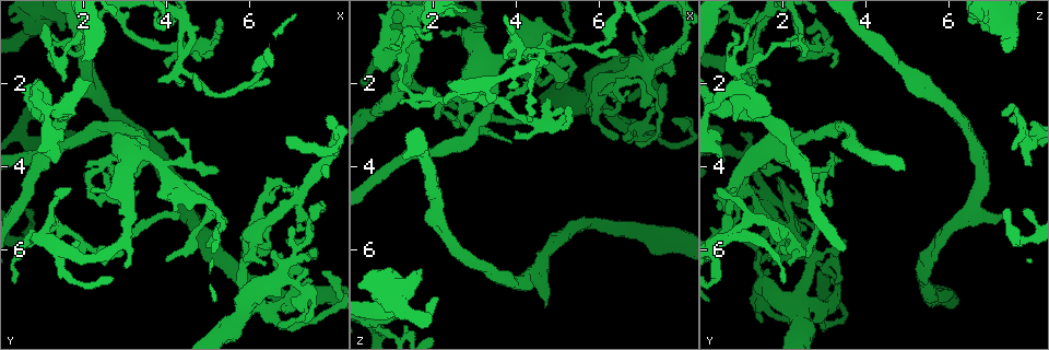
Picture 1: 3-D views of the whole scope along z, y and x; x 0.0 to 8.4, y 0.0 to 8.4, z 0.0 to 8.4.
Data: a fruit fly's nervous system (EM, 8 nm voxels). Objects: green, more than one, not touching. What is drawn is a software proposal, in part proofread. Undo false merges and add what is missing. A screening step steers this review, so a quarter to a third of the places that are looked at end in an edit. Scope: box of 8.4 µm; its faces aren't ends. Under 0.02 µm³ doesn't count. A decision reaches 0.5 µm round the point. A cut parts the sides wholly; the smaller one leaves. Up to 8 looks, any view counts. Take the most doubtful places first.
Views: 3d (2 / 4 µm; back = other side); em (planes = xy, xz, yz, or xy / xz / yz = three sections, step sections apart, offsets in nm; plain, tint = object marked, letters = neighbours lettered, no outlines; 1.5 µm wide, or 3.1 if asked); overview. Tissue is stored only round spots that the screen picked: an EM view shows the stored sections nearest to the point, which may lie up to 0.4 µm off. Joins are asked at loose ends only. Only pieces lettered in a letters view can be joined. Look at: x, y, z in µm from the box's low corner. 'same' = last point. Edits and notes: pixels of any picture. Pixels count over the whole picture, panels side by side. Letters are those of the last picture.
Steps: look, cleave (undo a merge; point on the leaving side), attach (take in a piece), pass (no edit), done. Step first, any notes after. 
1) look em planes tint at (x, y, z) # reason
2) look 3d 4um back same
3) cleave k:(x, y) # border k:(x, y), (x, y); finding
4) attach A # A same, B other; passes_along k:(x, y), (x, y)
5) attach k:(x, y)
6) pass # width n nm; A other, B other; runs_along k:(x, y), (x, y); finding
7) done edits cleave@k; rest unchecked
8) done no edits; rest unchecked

look em planes tint at (6.10, 5.55, 2.10)

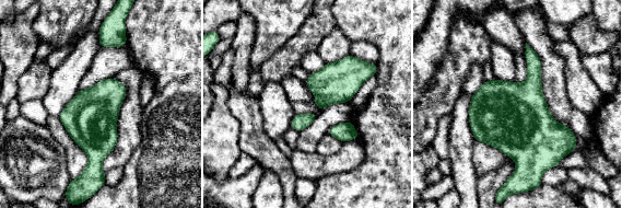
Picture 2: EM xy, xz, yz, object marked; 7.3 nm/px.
look em planes letters same

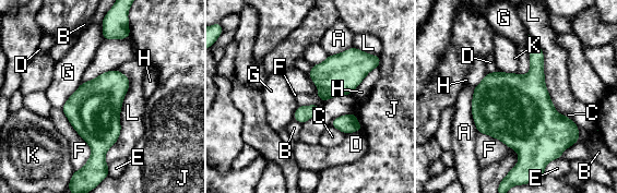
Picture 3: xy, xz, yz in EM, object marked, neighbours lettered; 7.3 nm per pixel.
pass # width 380 nm; A other, B other, C other, D other, E other, F other, G other, H other, J other, K other, L other; border 3:(61, 109), (91, 149), (81, 169); one neuron here

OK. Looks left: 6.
look em planes plain at (4.70, 5.20, 7.25) # free end

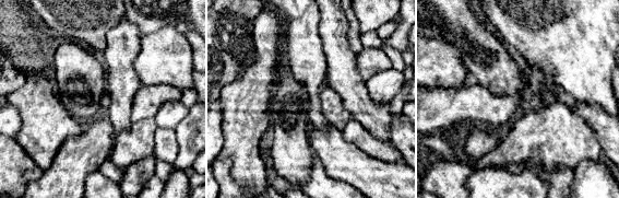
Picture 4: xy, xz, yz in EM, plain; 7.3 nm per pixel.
look em planes letters same

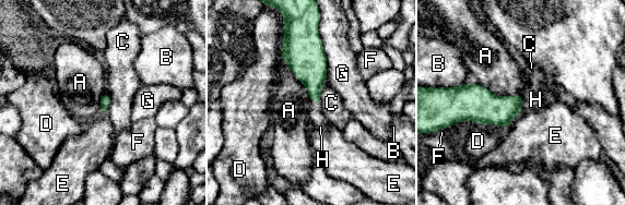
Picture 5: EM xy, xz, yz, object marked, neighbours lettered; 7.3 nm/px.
attach H # A other, B other, C other, D other, E other, F other, G other, H same; passes_along 5:(500, 110), (521, 104), (535, 99); the neuron continues

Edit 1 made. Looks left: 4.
look overview

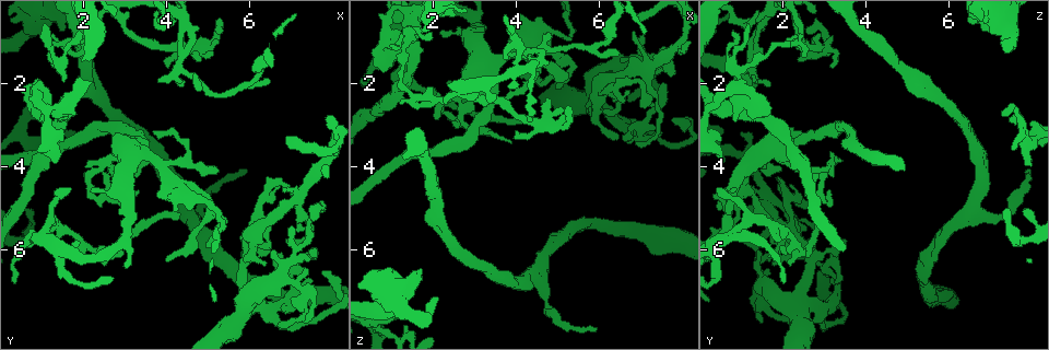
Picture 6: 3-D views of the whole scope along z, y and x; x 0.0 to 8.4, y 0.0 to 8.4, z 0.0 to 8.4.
look 3d 2um at (0.70, 4.95, 7.80) # thin end

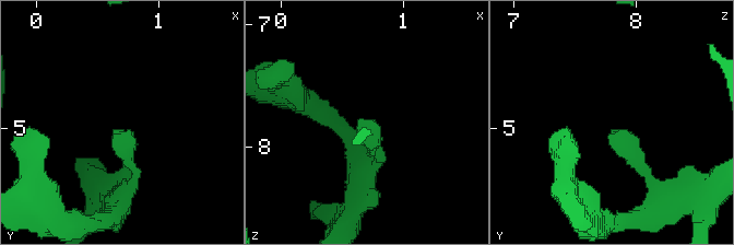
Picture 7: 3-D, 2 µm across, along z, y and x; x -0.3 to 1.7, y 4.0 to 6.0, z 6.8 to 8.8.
look em xy step 4 plain at (0.64, 5.02, 7.84) # shape alone is not enough

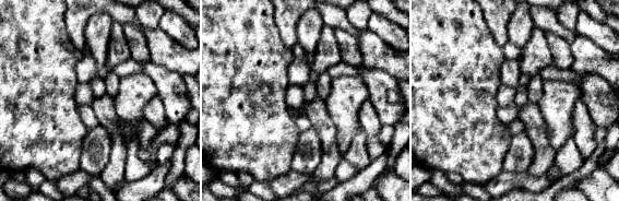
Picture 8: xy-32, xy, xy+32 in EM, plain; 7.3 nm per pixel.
look em xy step 4 letters same # see the neighbours

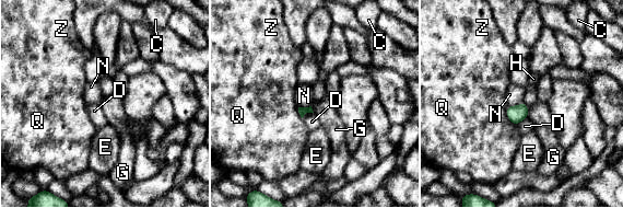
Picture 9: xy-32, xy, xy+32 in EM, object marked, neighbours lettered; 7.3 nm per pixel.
pass # longest_contact Q 170 nm; C other, D other, E other, G other, H other, N other, Q other, Z other; border 9:(522, 101), (516, 105), (508, 105); none of them fits

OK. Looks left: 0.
done edits attach@5; rest unchecked

